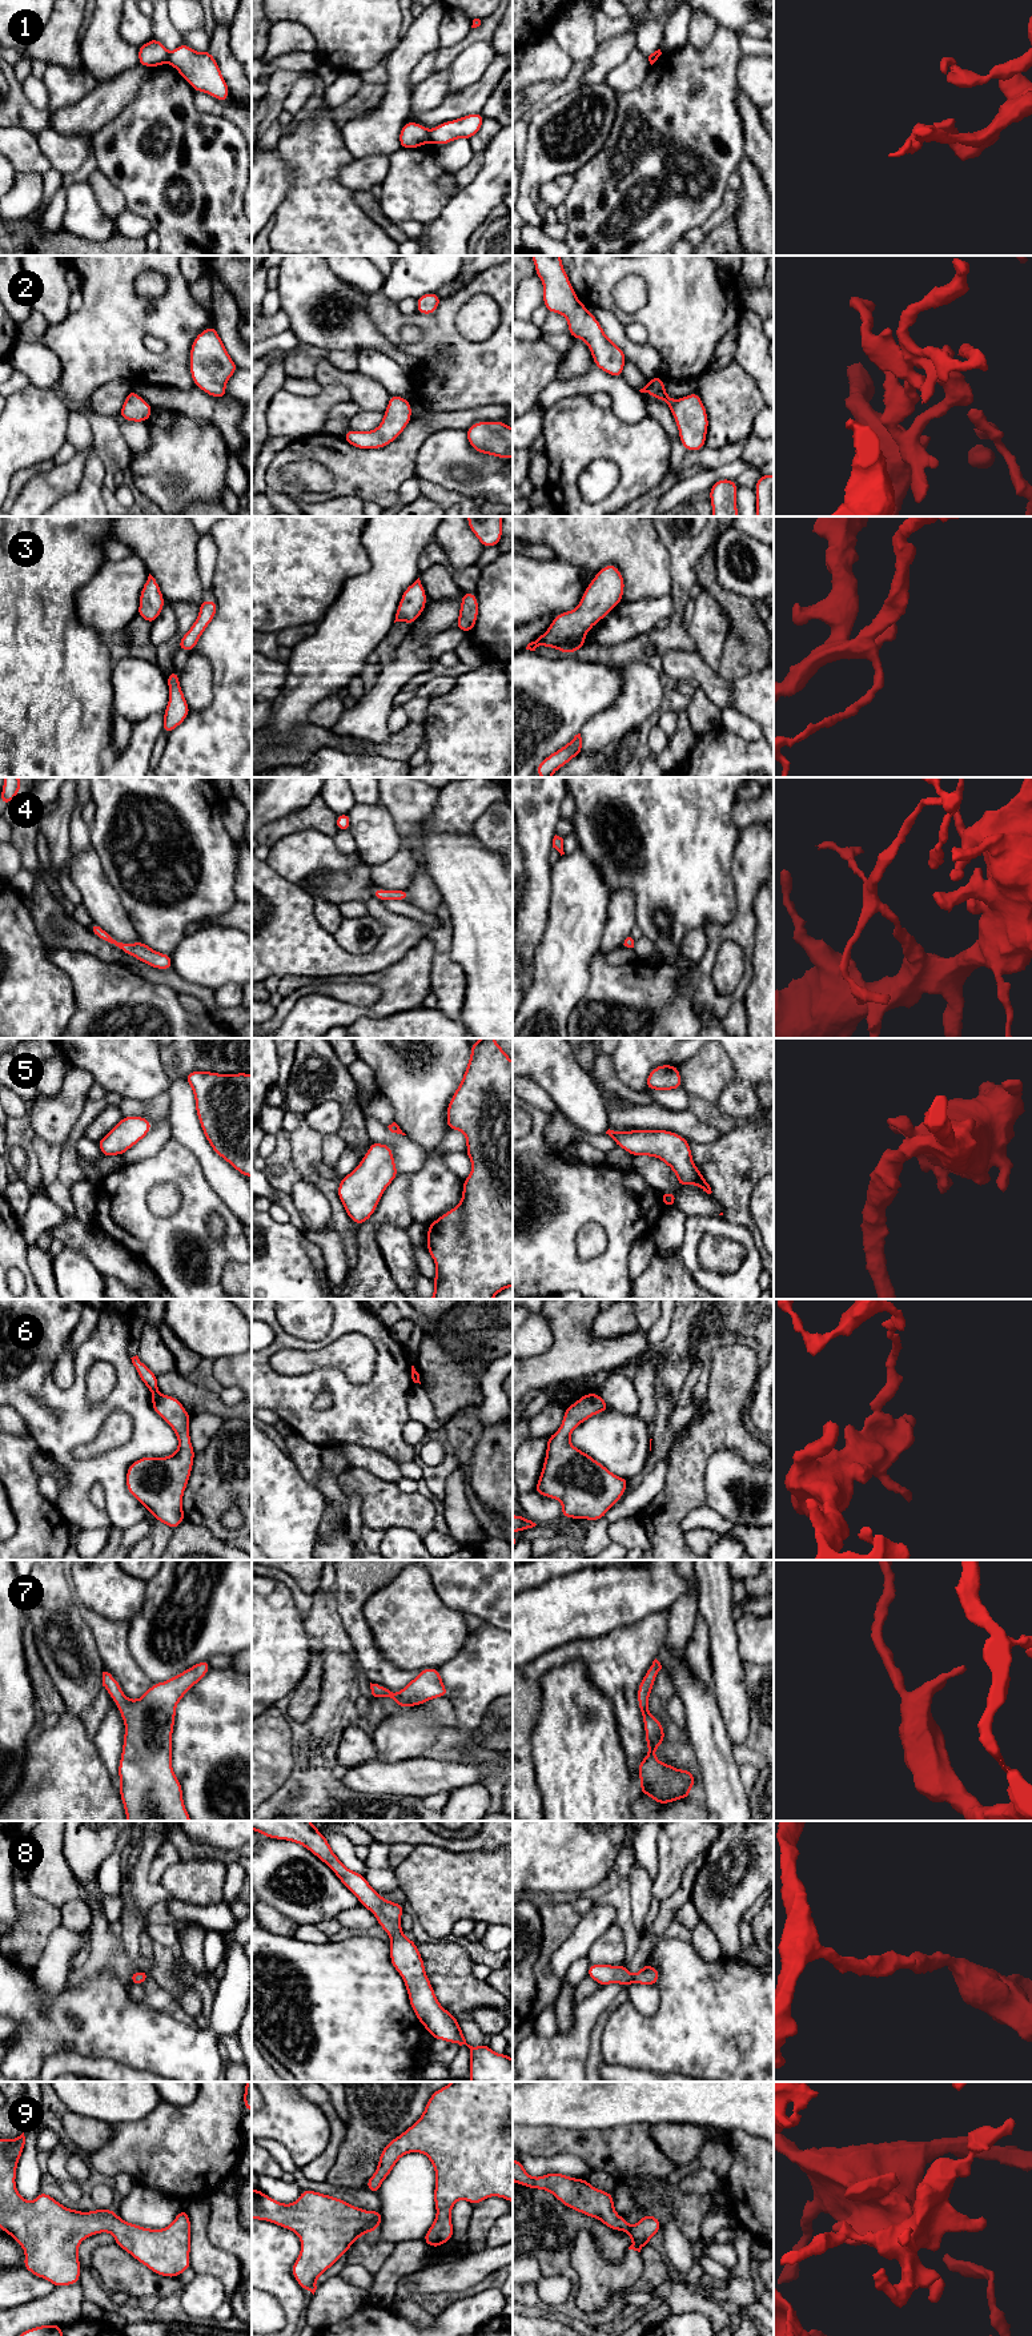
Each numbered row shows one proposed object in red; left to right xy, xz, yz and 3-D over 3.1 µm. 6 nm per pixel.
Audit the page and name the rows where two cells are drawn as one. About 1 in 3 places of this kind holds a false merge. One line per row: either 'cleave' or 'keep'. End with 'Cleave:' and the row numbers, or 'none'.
1: cleave
2: keep
3: keep
4: keep
5: keep
6: cleave
7: keep
8: keep
9: keep
Cleave: 1, 6

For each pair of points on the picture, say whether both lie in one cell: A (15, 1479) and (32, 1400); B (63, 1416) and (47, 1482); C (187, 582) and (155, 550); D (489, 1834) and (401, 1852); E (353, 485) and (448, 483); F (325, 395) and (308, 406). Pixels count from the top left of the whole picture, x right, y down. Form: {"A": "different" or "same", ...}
{"A": "different", "B": "different", "C": "same", "D": "different", "E": "different", "F": "same"}

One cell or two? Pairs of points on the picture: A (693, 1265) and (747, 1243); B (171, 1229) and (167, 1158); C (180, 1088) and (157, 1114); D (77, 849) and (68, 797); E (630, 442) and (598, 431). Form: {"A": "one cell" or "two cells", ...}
{"A": "one cell", "B": "one cell", "C": "two cells", "D": "two cells", "E": "one cell"}

